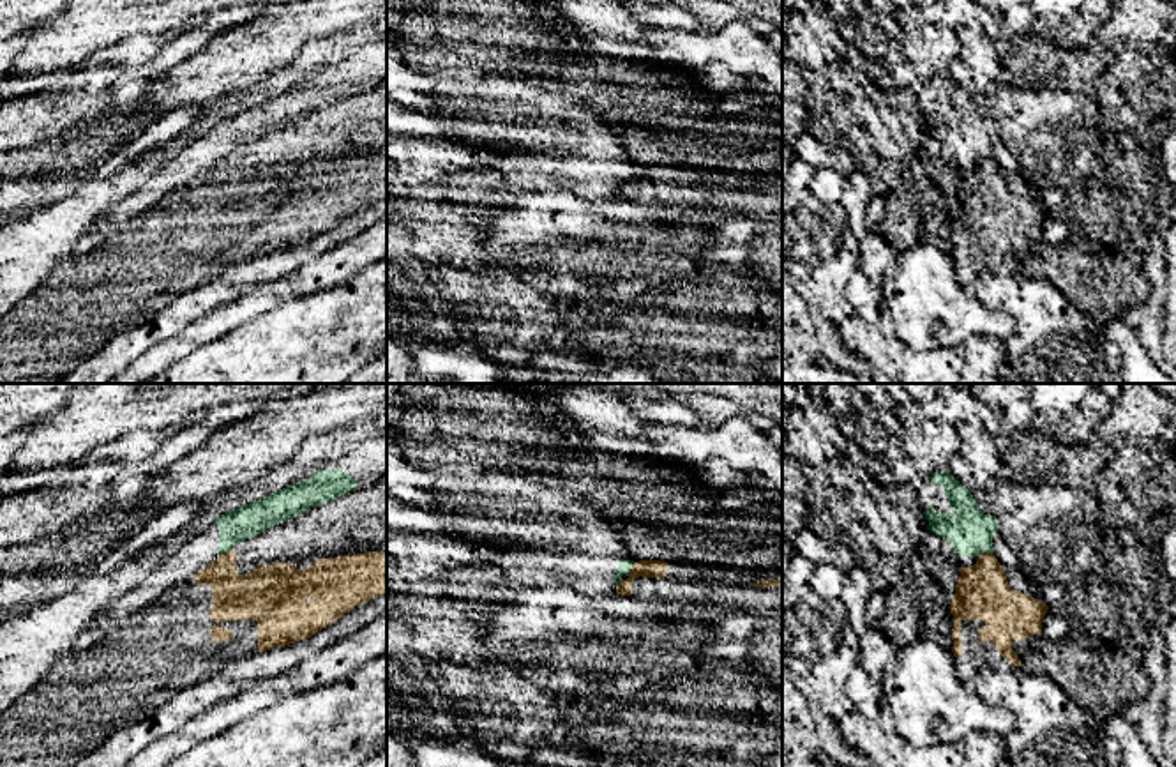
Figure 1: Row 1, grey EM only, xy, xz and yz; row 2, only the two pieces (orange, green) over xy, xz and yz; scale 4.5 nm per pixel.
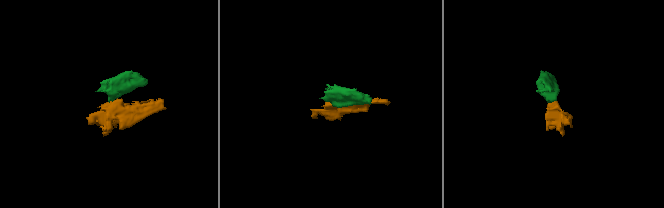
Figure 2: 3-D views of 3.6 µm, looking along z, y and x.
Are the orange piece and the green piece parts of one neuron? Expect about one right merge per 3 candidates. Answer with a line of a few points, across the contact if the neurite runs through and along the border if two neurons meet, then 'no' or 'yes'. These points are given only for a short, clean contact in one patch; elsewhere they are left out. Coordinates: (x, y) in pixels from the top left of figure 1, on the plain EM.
yz (991, 156), (979, 159) | no

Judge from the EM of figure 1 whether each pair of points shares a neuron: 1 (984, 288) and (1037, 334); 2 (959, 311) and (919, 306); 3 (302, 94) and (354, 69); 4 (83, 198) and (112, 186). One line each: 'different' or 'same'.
1: same
2: same
3: same
4: same

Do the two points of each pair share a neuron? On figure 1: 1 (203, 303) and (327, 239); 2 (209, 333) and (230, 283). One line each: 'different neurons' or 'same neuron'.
1: same neuron
2: different neurons

